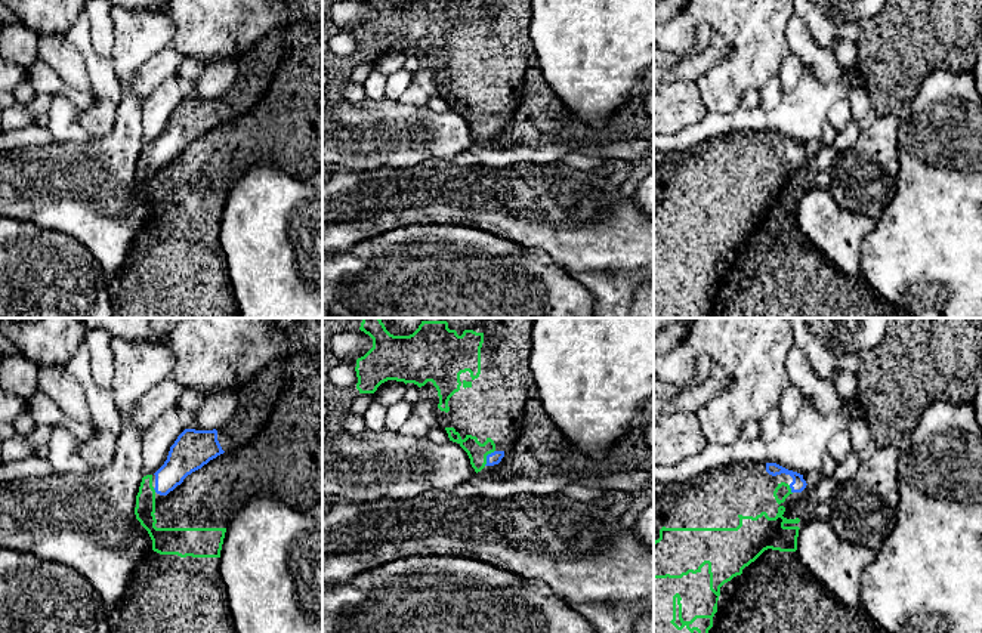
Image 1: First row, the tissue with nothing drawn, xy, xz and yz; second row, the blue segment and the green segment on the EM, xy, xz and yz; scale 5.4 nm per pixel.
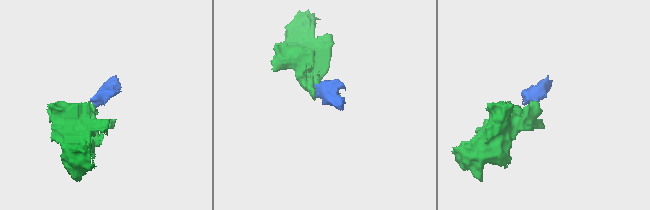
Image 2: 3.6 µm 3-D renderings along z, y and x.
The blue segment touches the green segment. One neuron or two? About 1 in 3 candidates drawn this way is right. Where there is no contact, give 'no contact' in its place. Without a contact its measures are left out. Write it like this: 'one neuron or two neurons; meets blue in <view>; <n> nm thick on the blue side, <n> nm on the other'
one neuron; meets blue in xz; 70 nm thick on the blue side, 110 nm on the other

